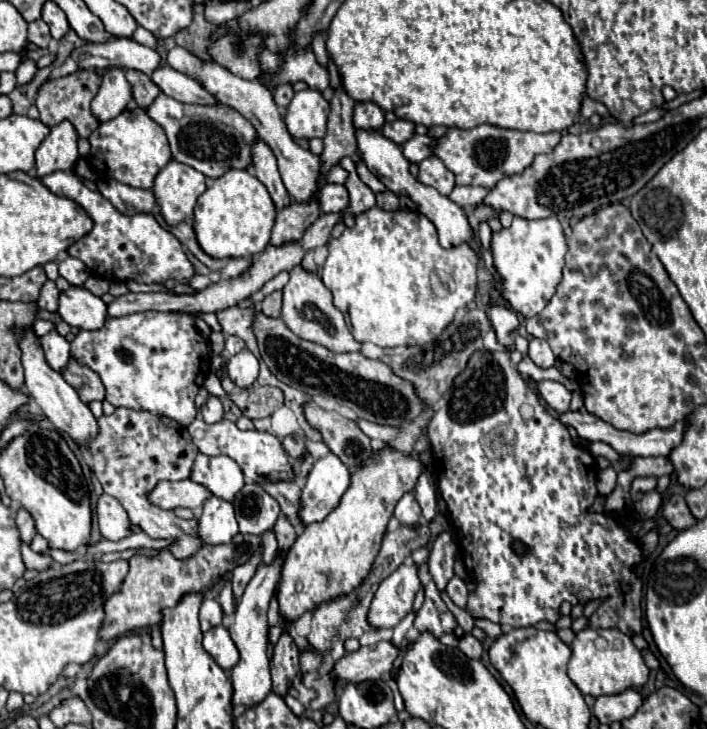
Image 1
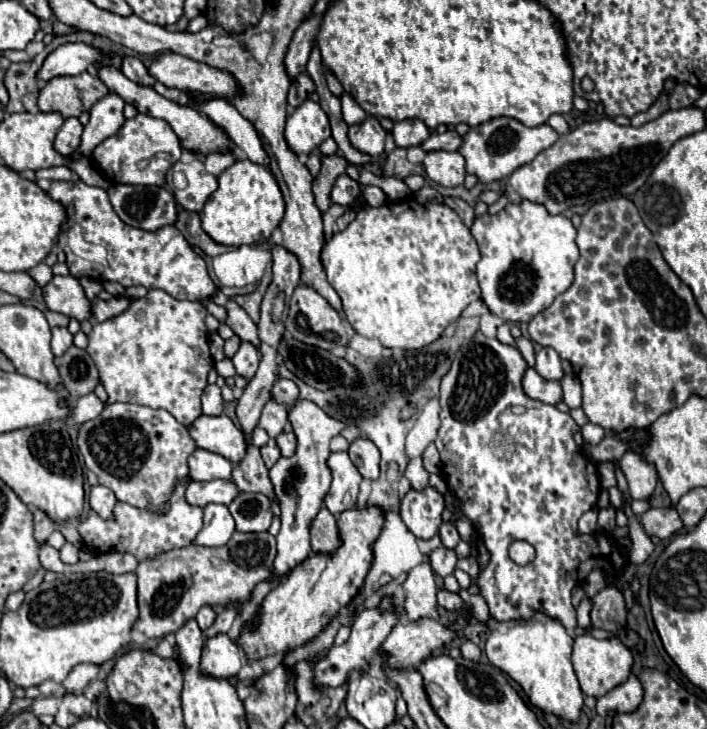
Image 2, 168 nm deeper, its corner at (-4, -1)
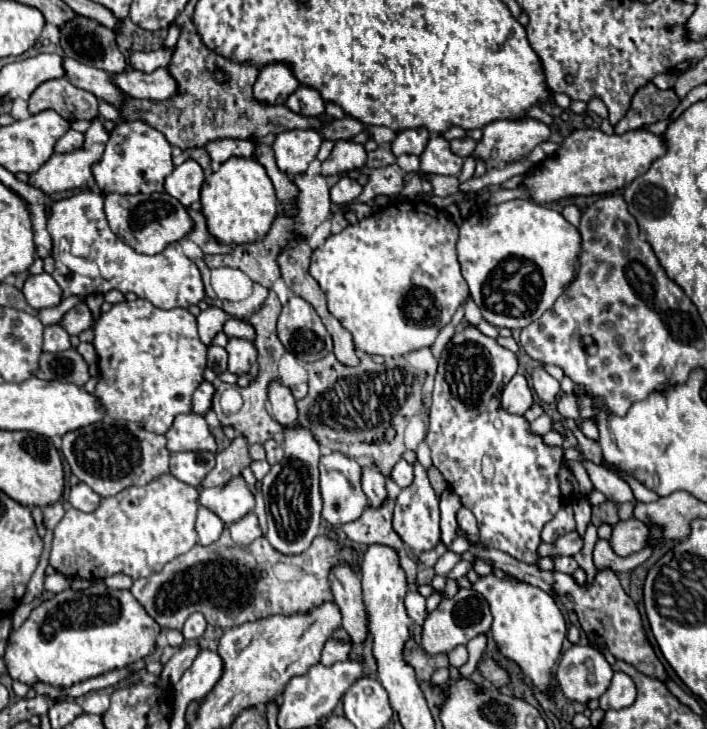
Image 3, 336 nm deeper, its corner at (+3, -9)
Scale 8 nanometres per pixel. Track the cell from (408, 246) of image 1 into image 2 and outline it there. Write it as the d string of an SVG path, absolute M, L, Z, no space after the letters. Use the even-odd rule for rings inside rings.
M415 198L401 200L401 202L389 202L379 208L373 208L373 206L363 208L357 214L357 218L345 230L333 234L333 238L327 240L321 250L321 264L327 272L327 280L341 296L343 314L345 314L347 322L355 328L355 332L359 332L365 338L377 338L385 348L403 348L403 350L417 350L417 348L423 348L423 346L435 342L441 336L441 332L445 330L445 326L449 322L457 320L461 316L461 312L473 300L479 298L481 292L479 292L479 284L477 284L477 276L475 276L475 266L477 266L479 258L481 258L481 254L475 244L475 238L471 236L469 228L465 226L465 222L459 218L459 214L453 208L449 208L447 204L419 204Z

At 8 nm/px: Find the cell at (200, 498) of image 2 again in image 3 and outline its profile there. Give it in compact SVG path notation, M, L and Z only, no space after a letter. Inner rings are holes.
M238 476L236 480L230 480L218 488L200 488L198 506L212 510L222 518L222 522L230 524L254 510L254 496L246 488L242 476Z

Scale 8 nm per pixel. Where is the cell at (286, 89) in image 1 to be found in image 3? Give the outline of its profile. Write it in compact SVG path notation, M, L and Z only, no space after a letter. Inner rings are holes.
M304 84L298 86L298 90L286 98L284 106L300 116L322 116L324 114L324 100L320 92Z

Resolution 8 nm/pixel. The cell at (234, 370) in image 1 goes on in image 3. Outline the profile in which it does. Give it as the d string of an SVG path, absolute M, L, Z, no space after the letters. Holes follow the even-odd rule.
M230 338L228 346L228 372L242 376L256 368L256 348L242 338Z

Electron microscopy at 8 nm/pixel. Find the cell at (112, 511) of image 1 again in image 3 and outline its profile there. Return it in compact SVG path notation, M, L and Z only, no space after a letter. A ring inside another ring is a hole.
M78 484L78 486L72 486L70 488L70 496L68 496L68 502L70 506L74 506L76 510L82 510L82 512L94 512L100 504L100 496L86 484Z

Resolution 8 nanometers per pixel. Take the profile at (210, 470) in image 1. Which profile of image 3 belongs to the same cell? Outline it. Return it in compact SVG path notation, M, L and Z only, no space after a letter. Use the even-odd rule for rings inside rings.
M174 452L170 458L170 474L198 488L212 470L212 452Z

